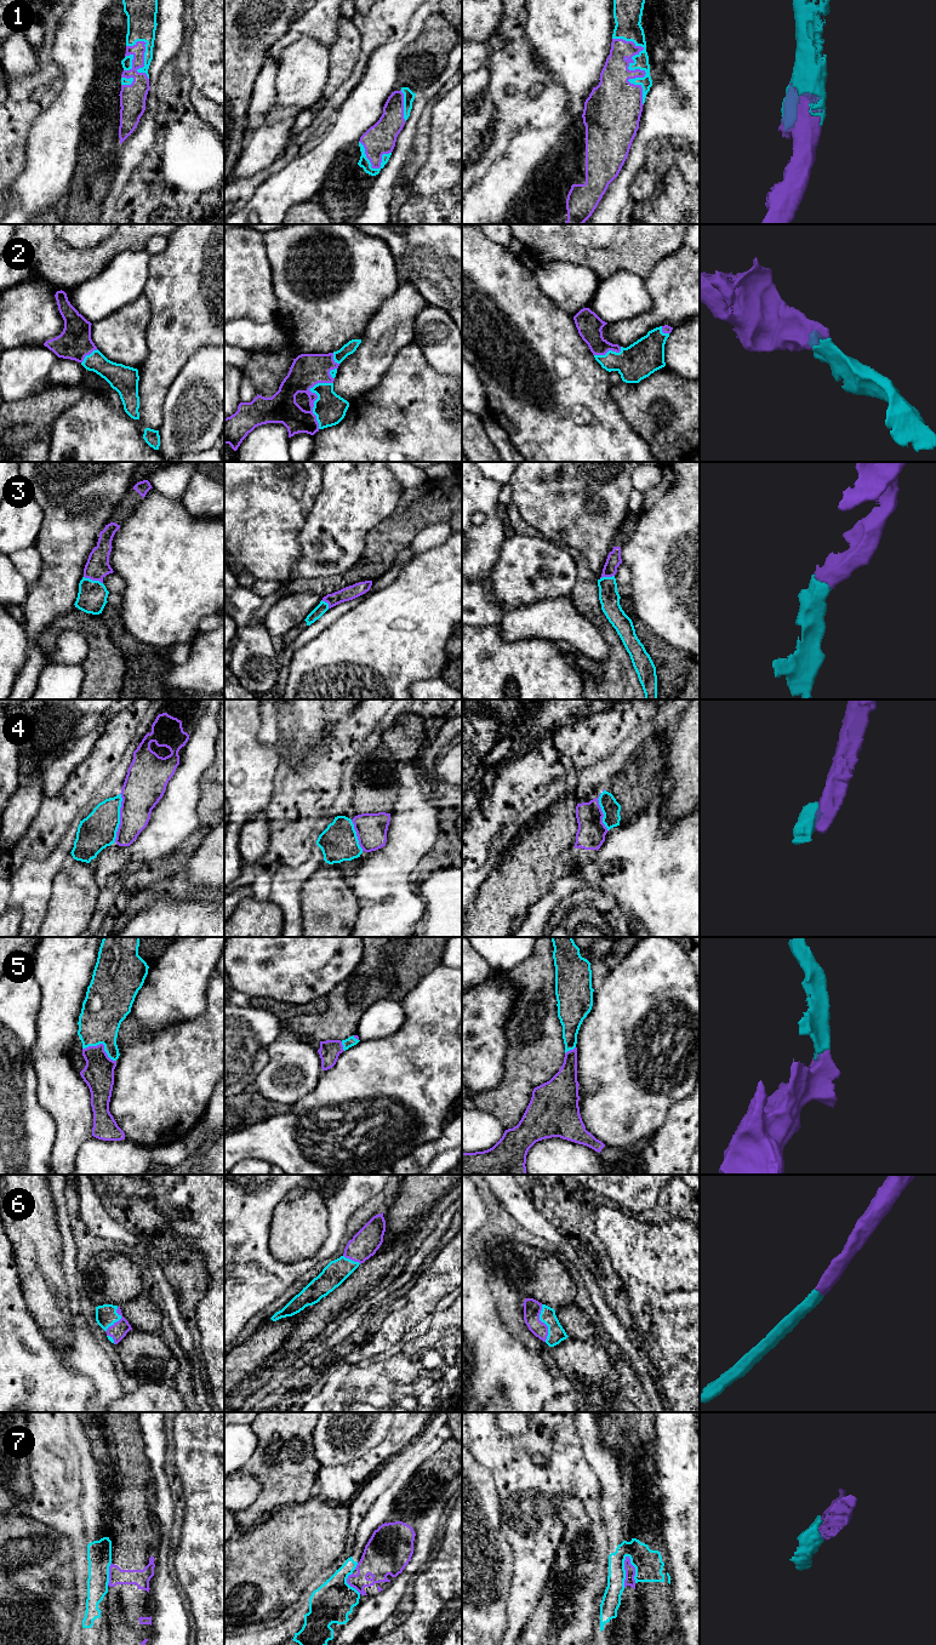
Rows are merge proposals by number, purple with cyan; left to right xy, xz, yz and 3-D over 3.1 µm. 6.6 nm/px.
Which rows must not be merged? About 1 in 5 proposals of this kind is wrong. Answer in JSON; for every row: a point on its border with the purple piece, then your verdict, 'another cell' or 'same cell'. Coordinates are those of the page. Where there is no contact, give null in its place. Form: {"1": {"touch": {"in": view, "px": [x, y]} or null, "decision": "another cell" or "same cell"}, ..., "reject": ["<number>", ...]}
{"1": {"touch": {"in": "yz", "px": [635, 69]}, "decision": "same cell"}, "2": {"touch": {"in": "xz", "px": [317, 397]}, "decision": "same cell"}, "3": {"touch": {"in": "xy", "px": [93, 580]}, "decision": "same cell"}, "4": {"touch": {"in": "xy", "px": [120, 817]}, "decision": "another cell"}, "5": {"touch": {"in": "xy", "px": [102, 1044]}, "decision": "same cell"}, "6": {"touch": {"in": "yz", "px": [543, 1323]}, "decision": "same cell"}, "7": {"touch": {"in": "yz", "px": [626, 1571]}, "decision": "another cell"}, "reject": ["4", "7"]}

